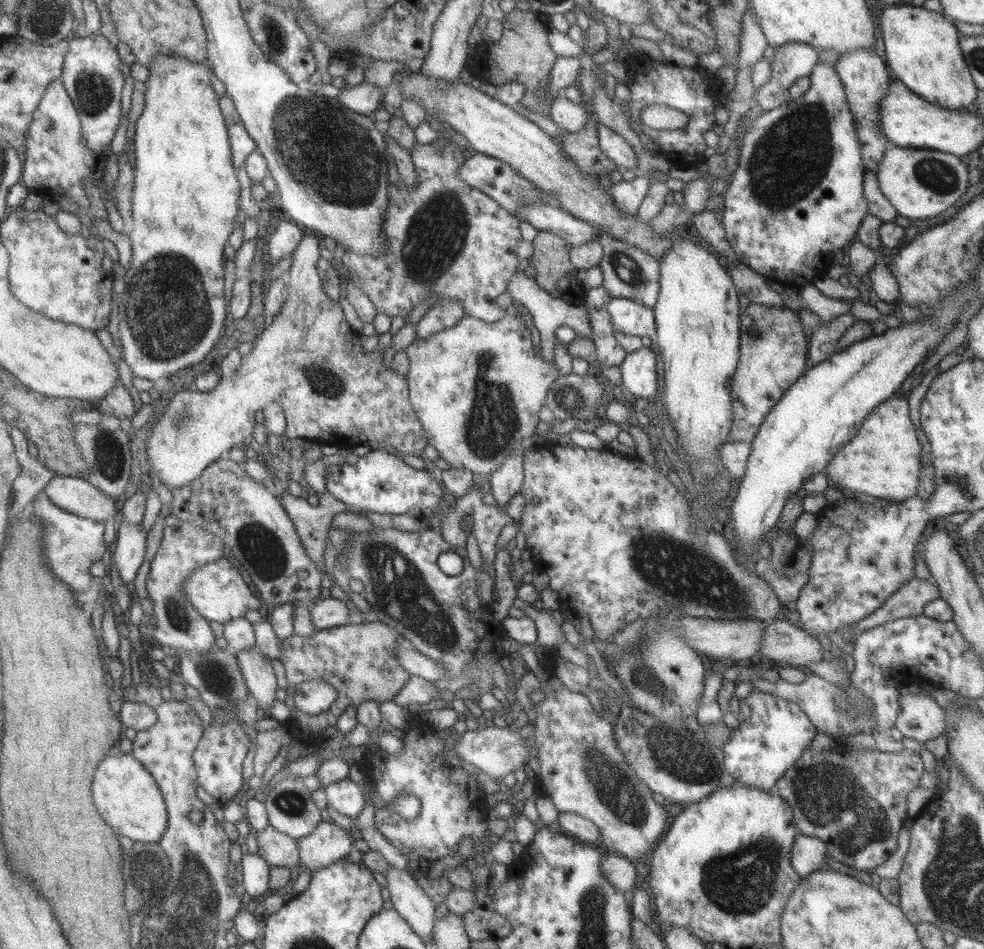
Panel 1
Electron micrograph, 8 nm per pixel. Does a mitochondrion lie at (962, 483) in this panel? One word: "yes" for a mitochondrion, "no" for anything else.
yes

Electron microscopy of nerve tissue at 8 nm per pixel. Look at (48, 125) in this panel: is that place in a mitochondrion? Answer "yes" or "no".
yes

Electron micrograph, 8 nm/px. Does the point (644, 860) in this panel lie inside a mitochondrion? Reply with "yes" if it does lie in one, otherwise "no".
no

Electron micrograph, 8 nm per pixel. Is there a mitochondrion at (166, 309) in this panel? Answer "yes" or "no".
yes

